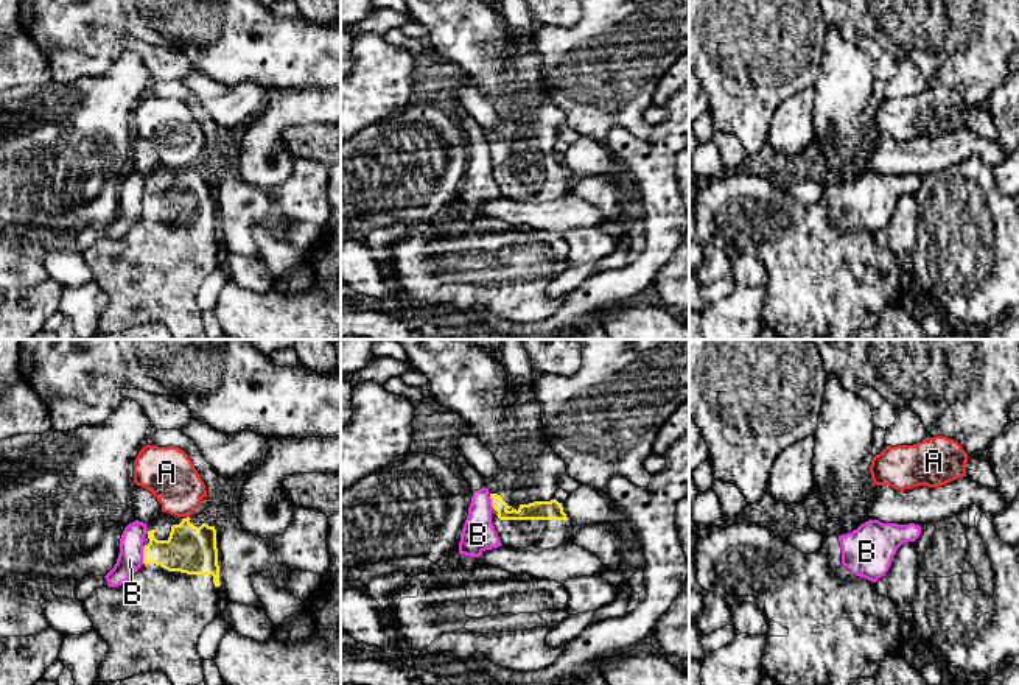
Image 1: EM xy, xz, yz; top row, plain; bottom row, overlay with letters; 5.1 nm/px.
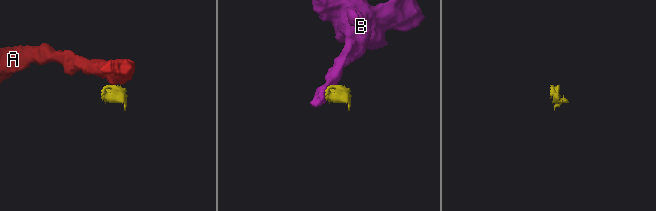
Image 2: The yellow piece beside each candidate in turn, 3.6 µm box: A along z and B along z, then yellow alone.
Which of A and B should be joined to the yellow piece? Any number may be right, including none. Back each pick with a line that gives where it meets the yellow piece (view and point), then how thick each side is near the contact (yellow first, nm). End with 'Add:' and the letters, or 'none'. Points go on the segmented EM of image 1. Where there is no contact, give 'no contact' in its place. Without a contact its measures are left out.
Add: none

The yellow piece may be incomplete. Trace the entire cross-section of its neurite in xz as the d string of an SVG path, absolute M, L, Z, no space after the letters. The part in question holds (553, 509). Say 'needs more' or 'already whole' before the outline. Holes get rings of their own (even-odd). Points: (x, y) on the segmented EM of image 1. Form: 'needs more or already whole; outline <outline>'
needs more; outline M394 339L406 352L406 360L412 369L428 378L431 399L443 408L459 414L496 462L498 473L485 478L485 487L492 498L492 523L504 546L526 548L535 546L551 550L571 540L574 526L563 512L562 503L555 500L559 480L566 475L565 461L551 448L543 434L541 406L535 399L534 380L515 394L515 403L507 408L502 400L509 389L509 378L496 358L495 350L479 347L470 339Z

